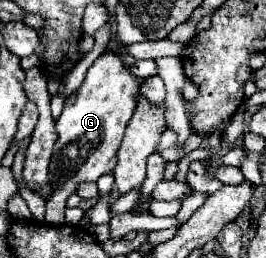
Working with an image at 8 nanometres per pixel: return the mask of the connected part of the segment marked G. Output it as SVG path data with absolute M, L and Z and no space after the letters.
M103 53L87 69L83 85L67 97L65 109L57 119L57 143L51 157L51 185L53 195L47 201L45 223L63 225L63 207L69 195L75 193L83 181L97 181L101 175L111 173L117 165L117 149L123 139L123 129L135 111L139 97L139 79L131 73L115 53Z

